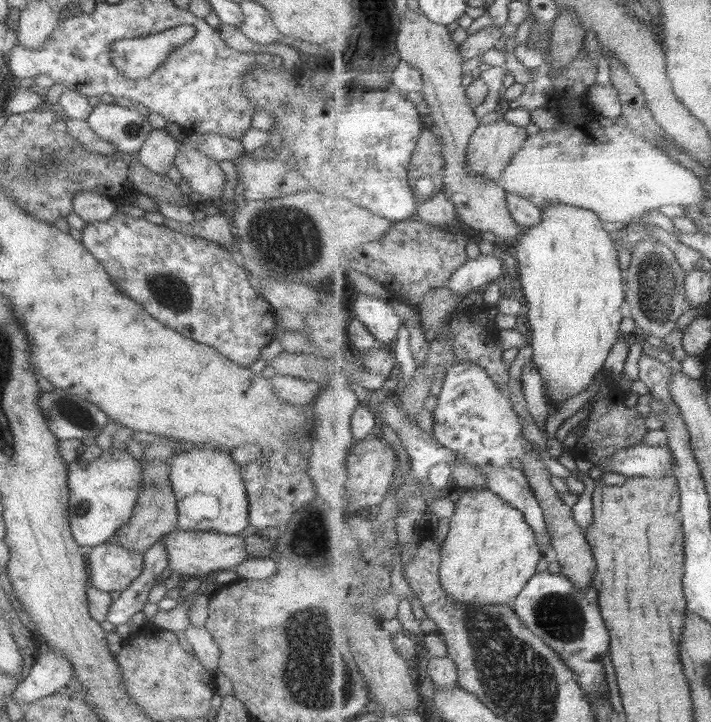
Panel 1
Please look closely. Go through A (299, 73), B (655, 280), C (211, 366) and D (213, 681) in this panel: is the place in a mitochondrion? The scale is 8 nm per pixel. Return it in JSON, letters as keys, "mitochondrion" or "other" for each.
{"A":"other","B":"mitochondrion","C":"other","D":"other"}

